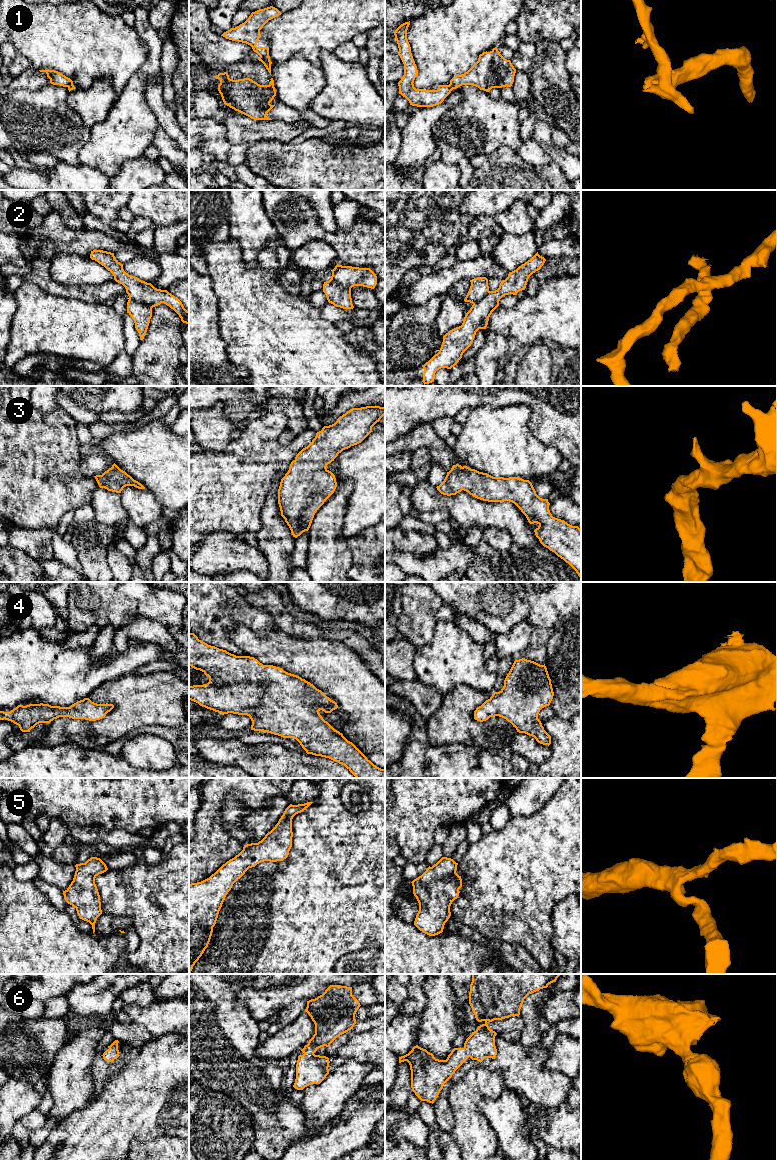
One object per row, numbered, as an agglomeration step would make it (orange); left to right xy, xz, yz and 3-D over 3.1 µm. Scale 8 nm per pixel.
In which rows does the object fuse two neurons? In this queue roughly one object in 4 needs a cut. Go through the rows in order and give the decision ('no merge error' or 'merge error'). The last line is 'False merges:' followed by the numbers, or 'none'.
1: merge error
2: merge error
3: no merge error
4: no merge error
5: no merge error
6: no merge error
False merges: 1, 2

